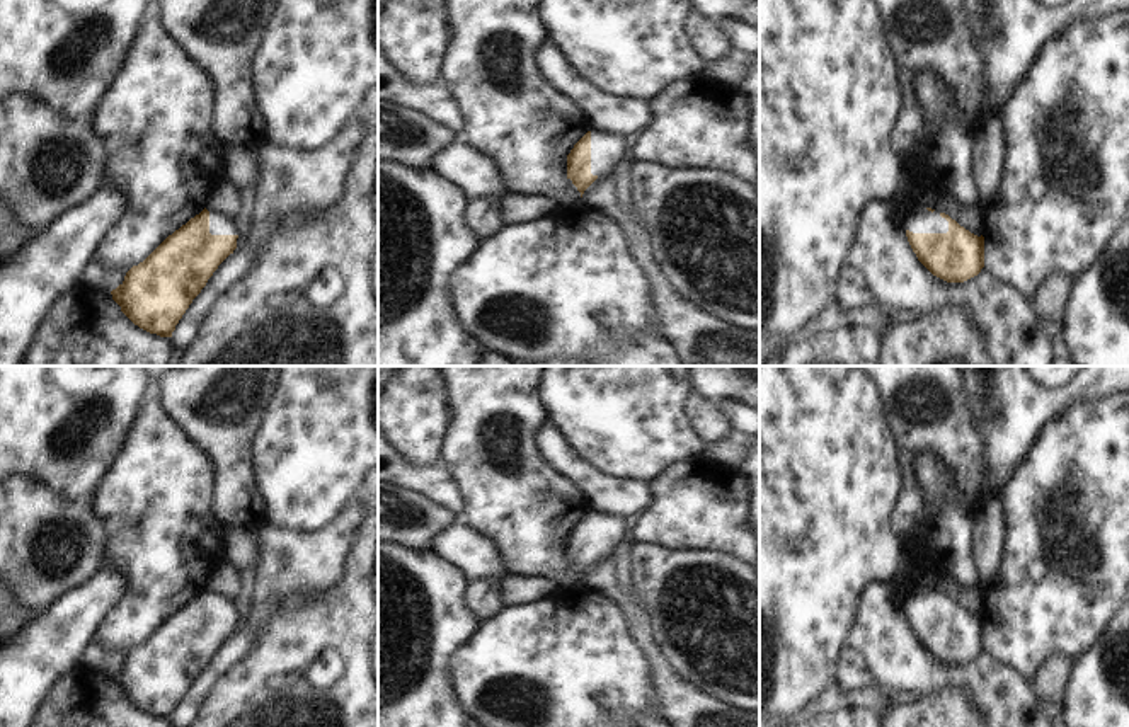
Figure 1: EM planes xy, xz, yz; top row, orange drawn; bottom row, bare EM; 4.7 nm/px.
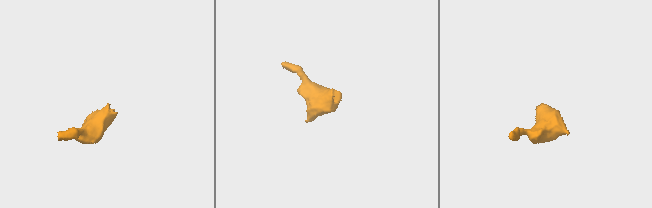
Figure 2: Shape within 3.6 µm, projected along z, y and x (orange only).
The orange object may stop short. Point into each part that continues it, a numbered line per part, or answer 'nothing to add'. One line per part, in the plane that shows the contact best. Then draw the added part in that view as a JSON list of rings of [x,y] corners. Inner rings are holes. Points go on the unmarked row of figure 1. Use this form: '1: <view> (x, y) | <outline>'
1: yz (920, 601) | [[[914,589],[904,594],[904,610],[913,615],[947,615],[948,603],[940,598],[938,592],[928,592],[926,589]]]

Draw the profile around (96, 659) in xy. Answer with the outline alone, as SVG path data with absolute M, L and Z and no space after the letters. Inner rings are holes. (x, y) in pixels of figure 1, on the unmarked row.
M92 647L87 654L87 664L97 671L112 673L119 666L123 666L123 662L124 662L124 657L104 654L97 650L95 647Z

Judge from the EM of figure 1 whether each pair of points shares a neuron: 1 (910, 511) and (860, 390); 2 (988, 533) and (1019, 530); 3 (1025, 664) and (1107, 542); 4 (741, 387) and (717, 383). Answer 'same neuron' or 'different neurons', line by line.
1: different neurons
2: different neurons
3: same neuron
4: same neuron

